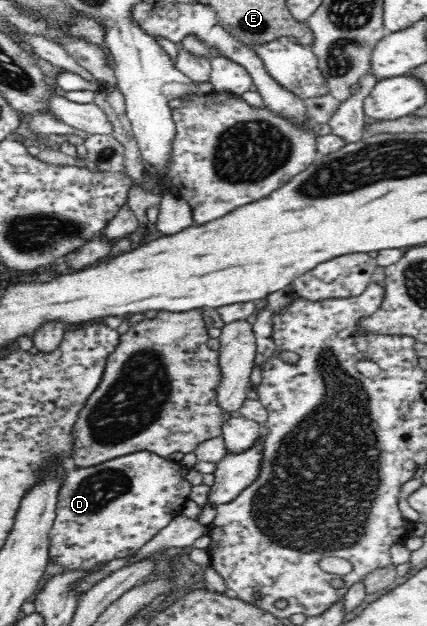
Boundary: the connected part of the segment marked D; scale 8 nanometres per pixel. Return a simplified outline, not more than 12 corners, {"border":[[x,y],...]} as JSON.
{"border":[[69,465],[49,558],[92,572],[180,515],[189,468]]}

